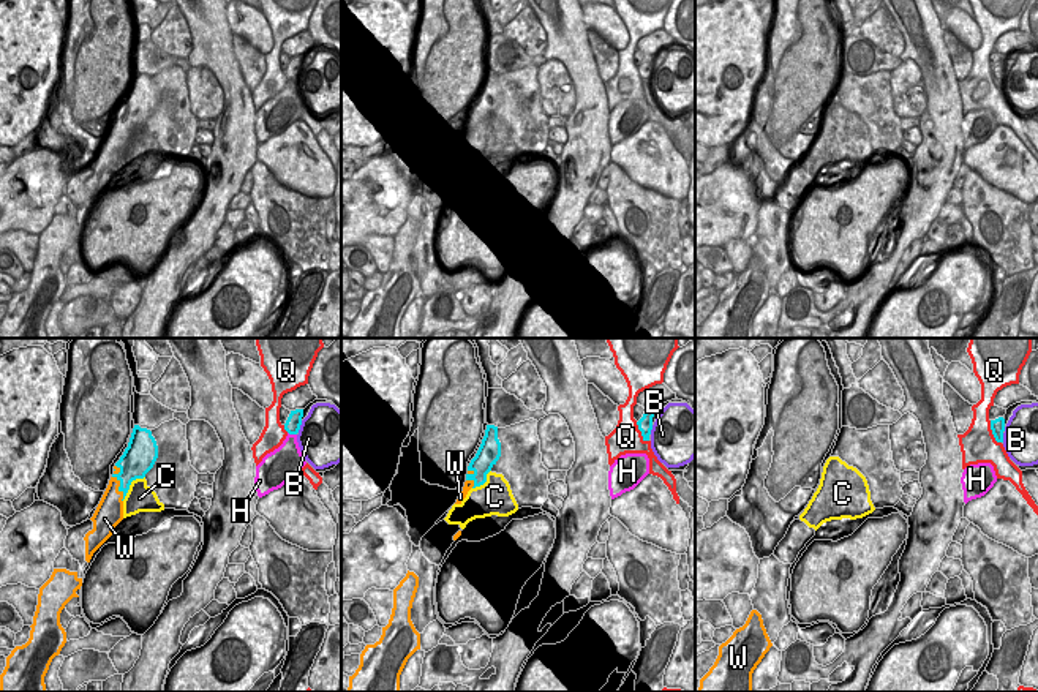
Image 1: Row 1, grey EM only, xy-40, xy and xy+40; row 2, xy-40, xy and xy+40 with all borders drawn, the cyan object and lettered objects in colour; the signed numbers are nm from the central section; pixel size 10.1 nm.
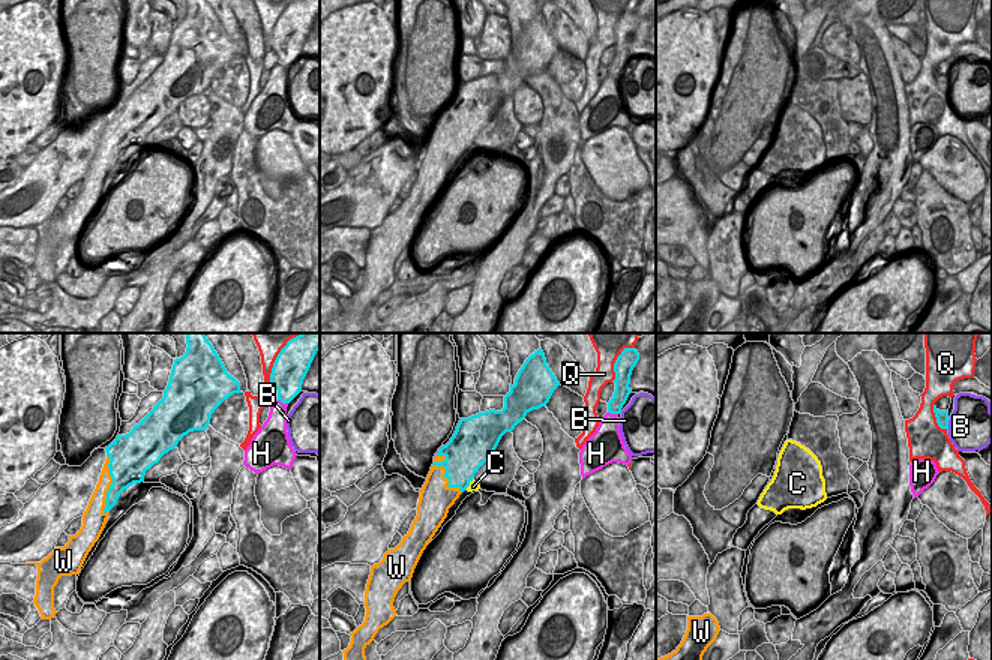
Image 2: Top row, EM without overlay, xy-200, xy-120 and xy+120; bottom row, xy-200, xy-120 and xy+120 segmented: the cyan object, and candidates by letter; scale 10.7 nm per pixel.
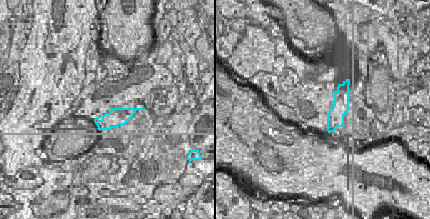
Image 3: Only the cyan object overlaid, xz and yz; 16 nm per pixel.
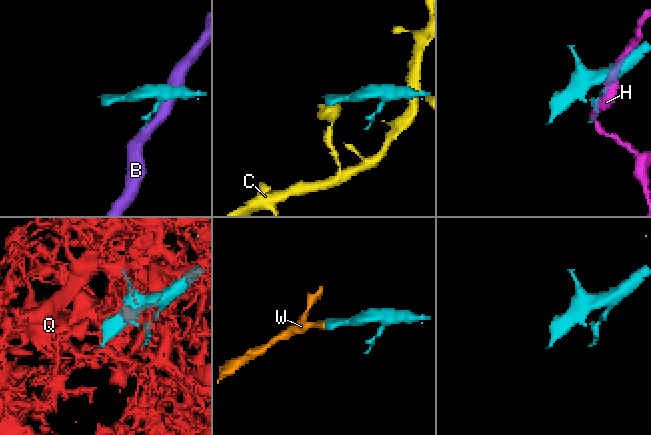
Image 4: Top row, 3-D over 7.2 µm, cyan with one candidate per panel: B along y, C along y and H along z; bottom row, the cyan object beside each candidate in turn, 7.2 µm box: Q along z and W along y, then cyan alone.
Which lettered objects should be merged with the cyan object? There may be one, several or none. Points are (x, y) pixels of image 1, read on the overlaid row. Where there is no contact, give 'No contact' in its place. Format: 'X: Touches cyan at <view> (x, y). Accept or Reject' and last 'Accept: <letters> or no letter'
B: Touches cyan at xy-40 (299, 427). Reject
C: Touches cyan at xy-40 (130, 484). Reject
H: Touches cyan at xy-40 (293, 433). Reject
Q: Touches cyan at xy+40 (992, 433). Reject
W: Touches cyan at xy-40 (120, 484). Accept
Accept: W.

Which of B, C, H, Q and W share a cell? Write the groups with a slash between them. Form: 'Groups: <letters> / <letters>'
Groups: B / C / H / Q / W.

